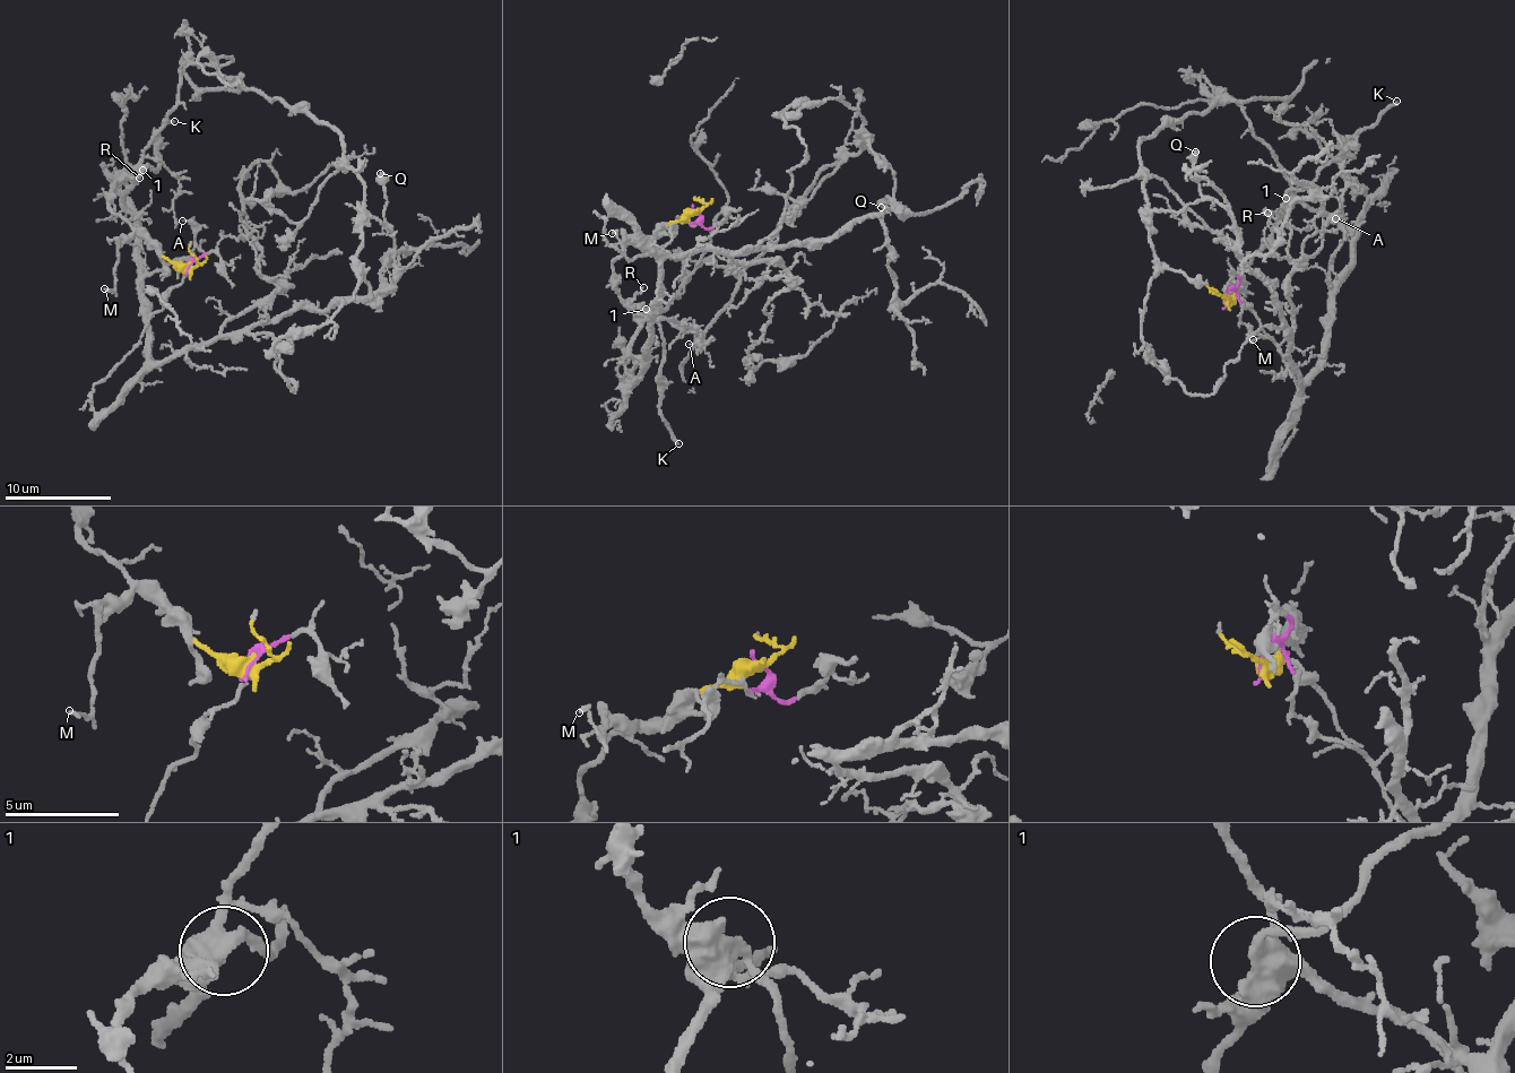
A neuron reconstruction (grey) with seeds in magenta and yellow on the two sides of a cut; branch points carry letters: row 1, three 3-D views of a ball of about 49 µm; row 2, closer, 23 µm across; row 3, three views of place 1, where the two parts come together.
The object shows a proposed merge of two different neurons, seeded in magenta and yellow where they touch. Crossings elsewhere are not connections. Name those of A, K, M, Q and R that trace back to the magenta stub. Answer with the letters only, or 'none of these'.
A, Q

